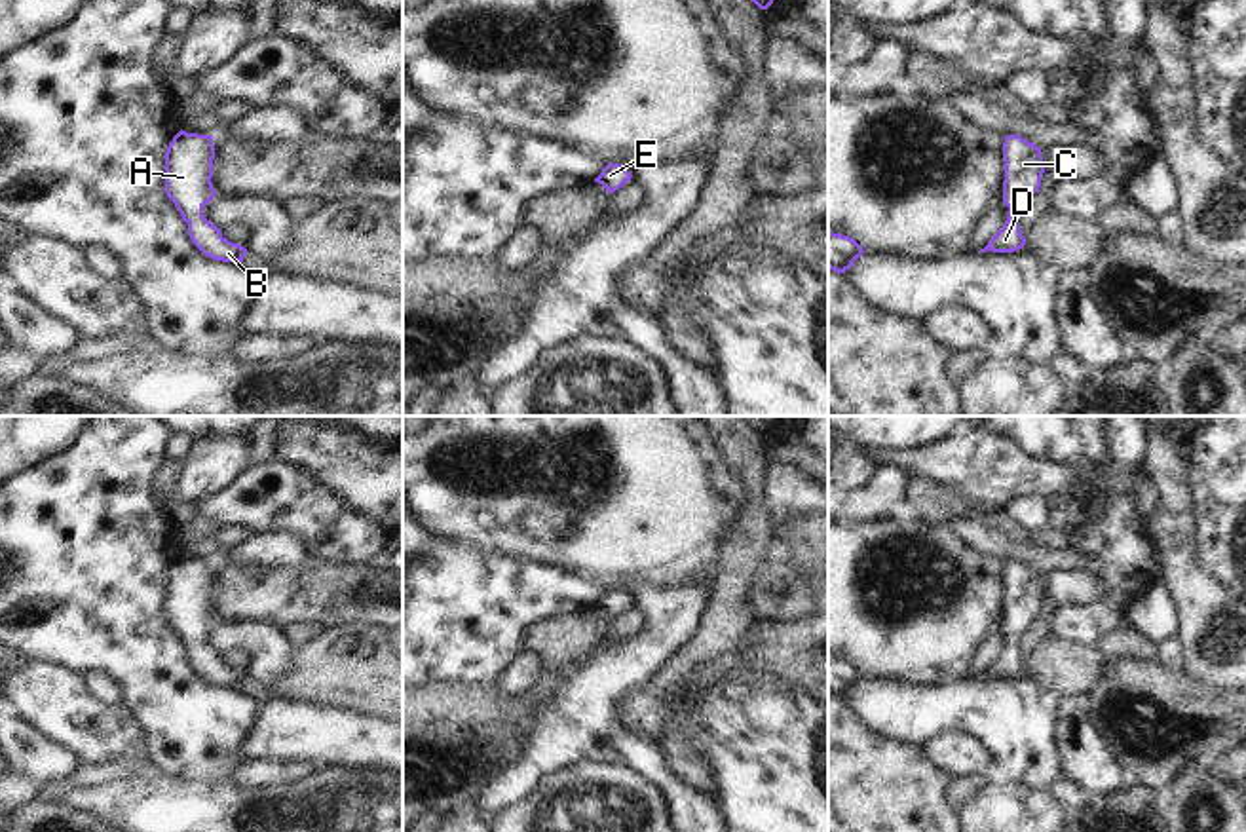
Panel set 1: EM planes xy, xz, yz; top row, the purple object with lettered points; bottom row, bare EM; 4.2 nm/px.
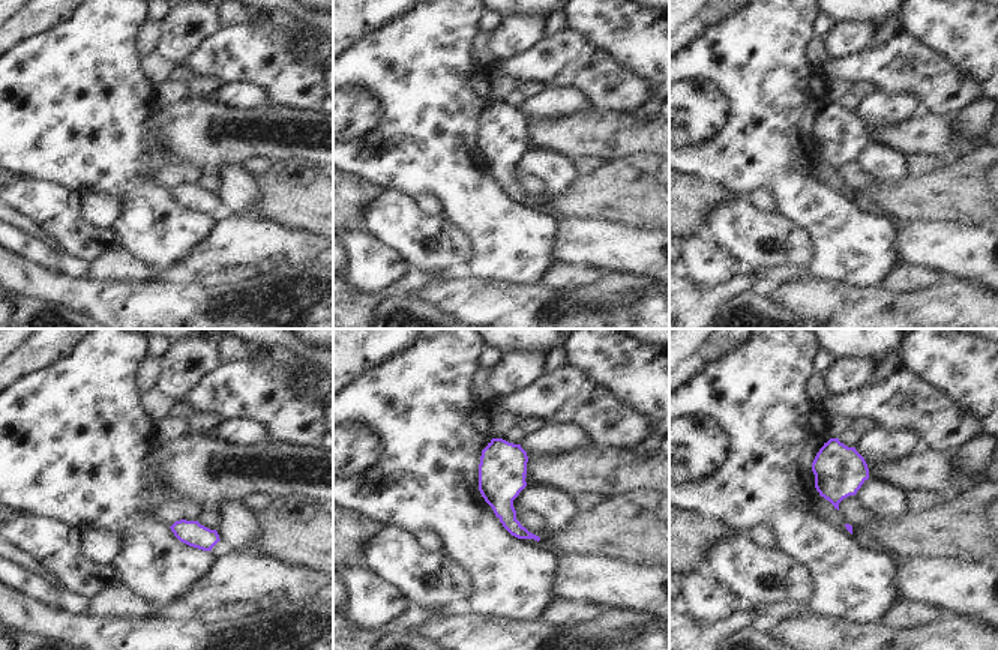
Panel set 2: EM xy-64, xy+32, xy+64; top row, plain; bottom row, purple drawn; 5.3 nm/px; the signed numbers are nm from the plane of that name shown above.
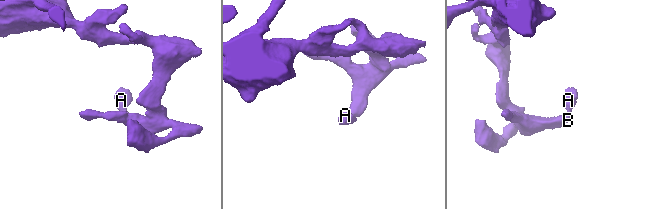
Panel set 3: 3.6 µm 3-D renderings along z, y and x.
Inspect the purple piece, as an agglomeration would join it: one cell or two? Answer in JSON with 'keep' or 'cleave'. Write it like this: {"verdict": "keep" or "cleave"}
{"verdict": "keep"}

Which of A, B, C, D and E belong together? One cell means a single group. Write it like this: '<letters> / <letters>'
A B C D E

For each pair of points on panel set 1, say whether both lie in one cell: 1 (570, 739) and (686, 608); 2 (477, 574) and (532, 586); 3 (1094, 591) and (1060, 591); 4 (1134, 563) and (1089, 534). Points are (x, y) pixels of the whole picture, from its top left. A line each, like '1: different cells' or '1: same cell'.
1: same cell
2: same cell
3: same cell
4: same cell

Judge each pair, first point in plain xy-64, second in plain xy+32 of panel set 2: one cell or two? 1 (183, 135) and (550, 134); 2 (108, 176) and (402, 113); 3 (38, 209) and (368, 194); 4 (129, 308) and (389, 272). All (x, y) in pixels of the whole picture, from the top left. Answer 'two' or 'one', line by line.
1: one
2: one
3: two
4: two

